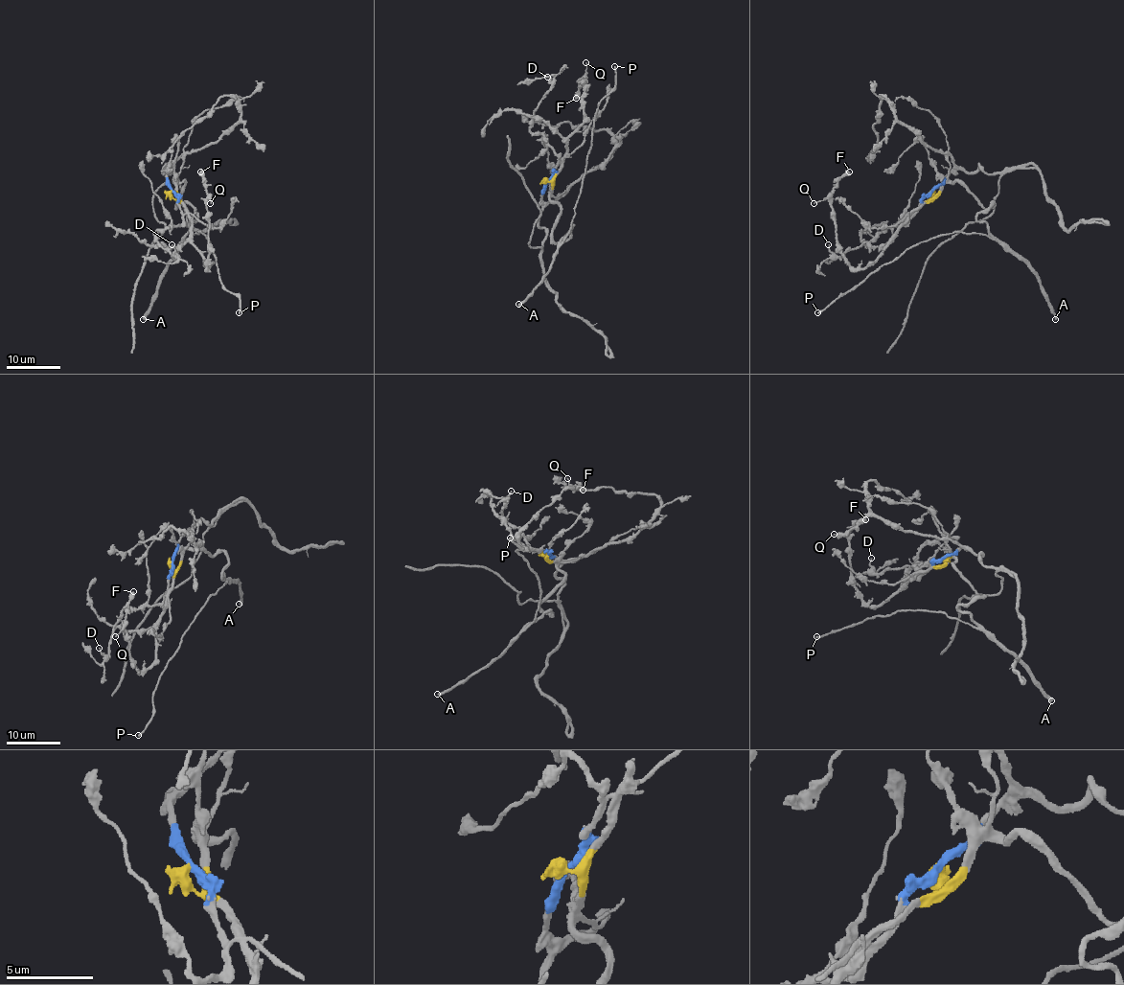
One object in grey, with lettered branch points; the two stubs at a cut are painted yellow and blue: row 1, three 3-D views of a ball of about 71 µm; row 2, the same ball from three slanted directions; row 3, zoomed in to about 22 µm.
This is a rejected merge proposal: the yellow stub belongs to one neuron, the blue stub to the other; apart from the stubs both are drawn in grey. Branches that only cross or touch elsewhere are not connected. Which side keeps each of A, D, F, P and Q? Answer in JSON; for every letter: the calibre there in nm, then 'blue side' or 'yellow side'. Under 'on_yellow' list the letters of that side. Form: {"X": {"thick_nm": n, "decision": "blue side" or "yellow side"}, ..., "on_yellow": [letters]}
{"A": {"thick_nm": 440, "decision": "yellow side"}, "D": {"thick_nm": 120, "decision": "blue side"}, "F": {"thick_nm": 600, "decision": "yellow side"}, "P": {"thick_nm": 280, "decision": "yellow side"}, "Q": {"thick_nm": 110, "decision": "yellow side"}, "on_yellow": ["A", "F", "P", "Q"]}

